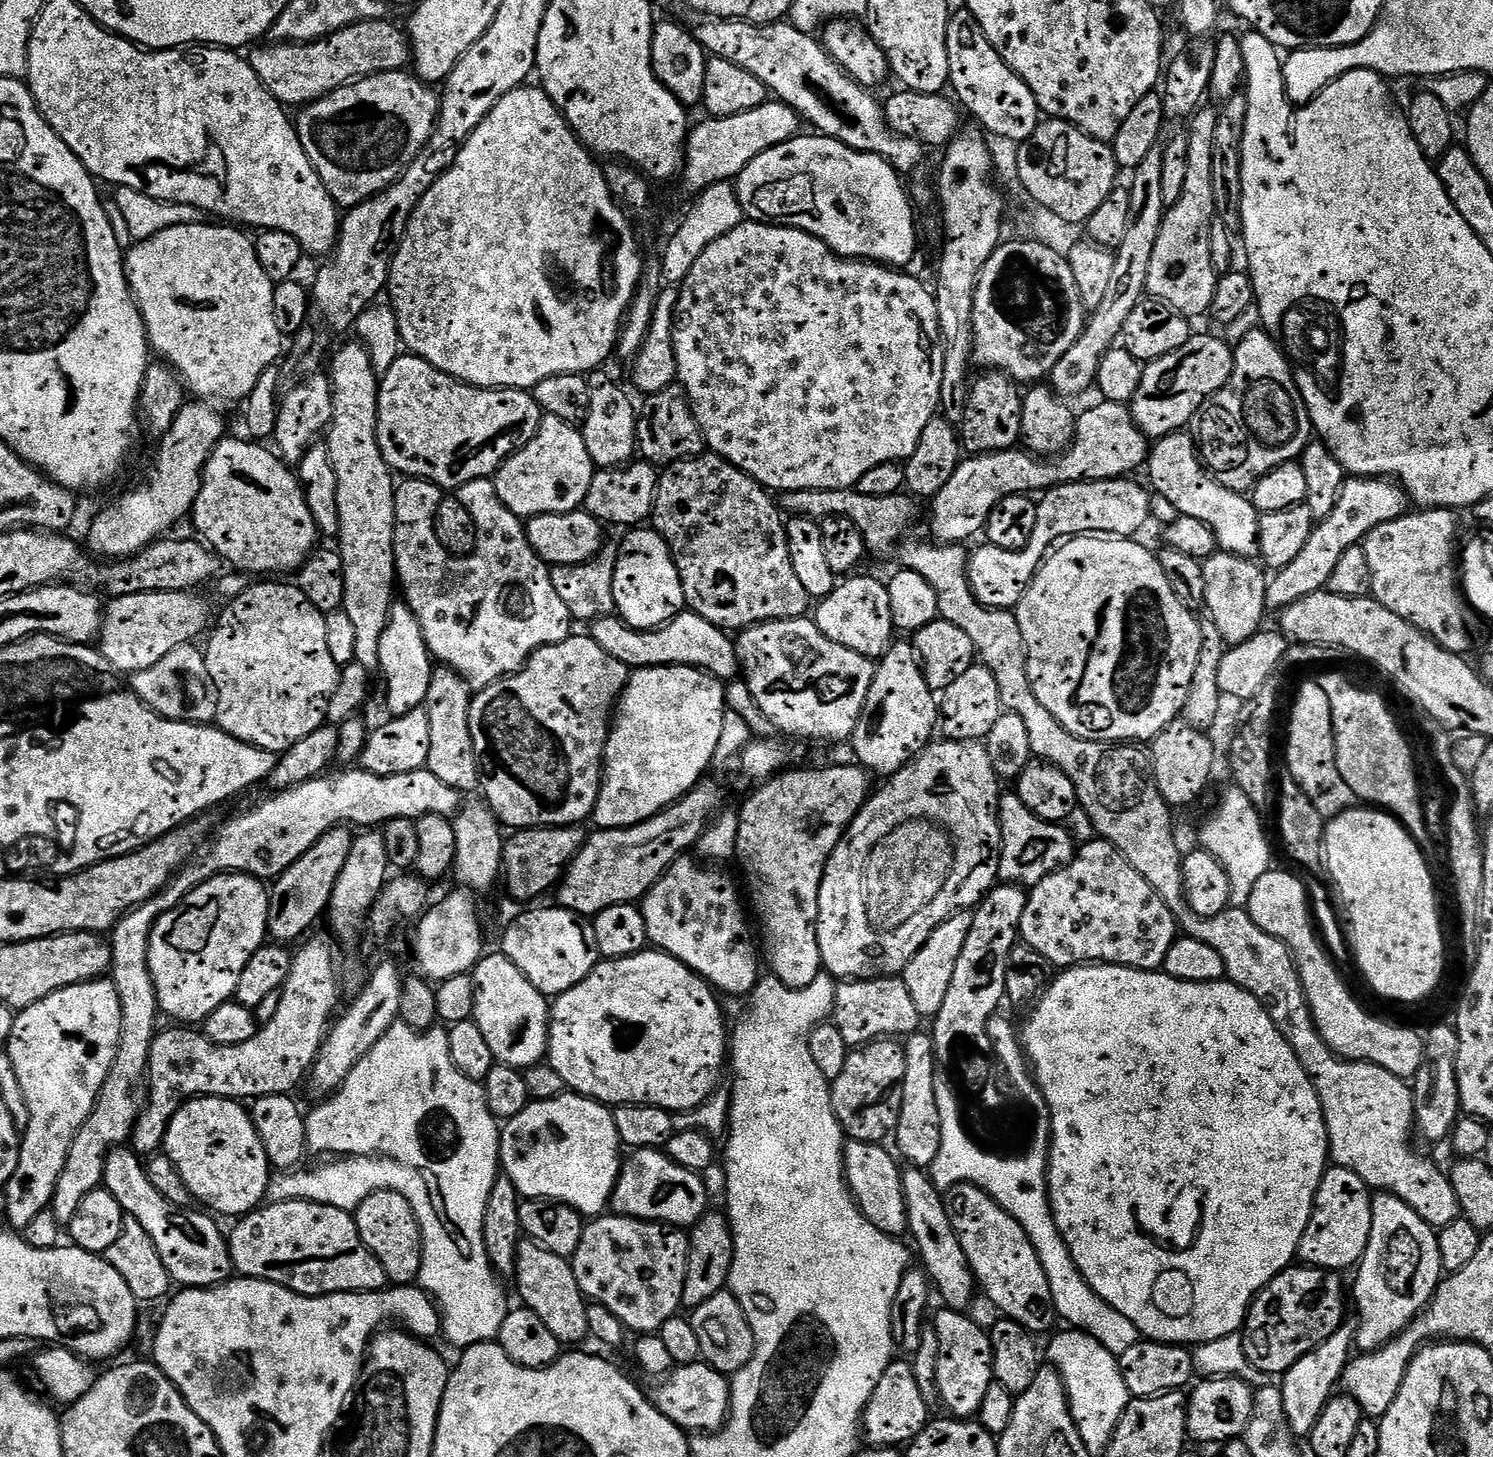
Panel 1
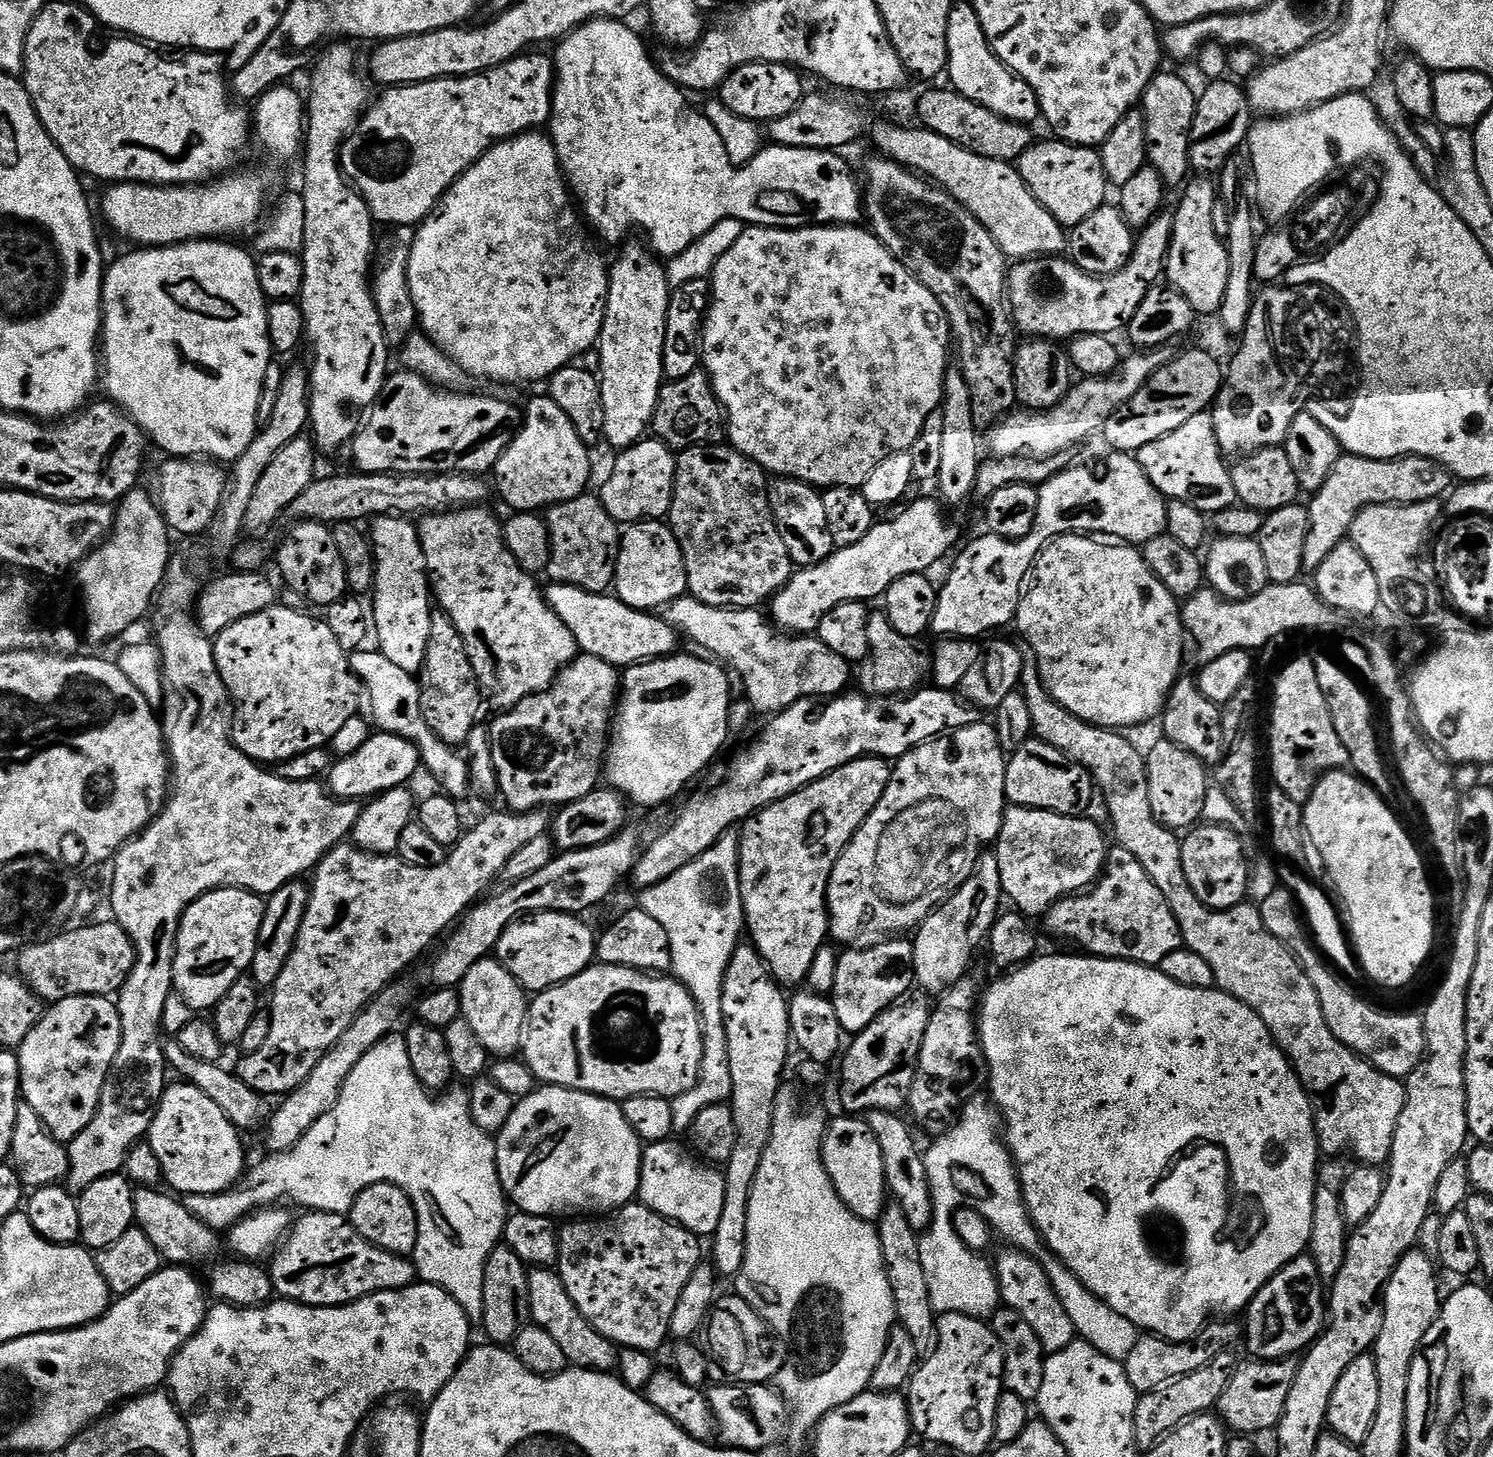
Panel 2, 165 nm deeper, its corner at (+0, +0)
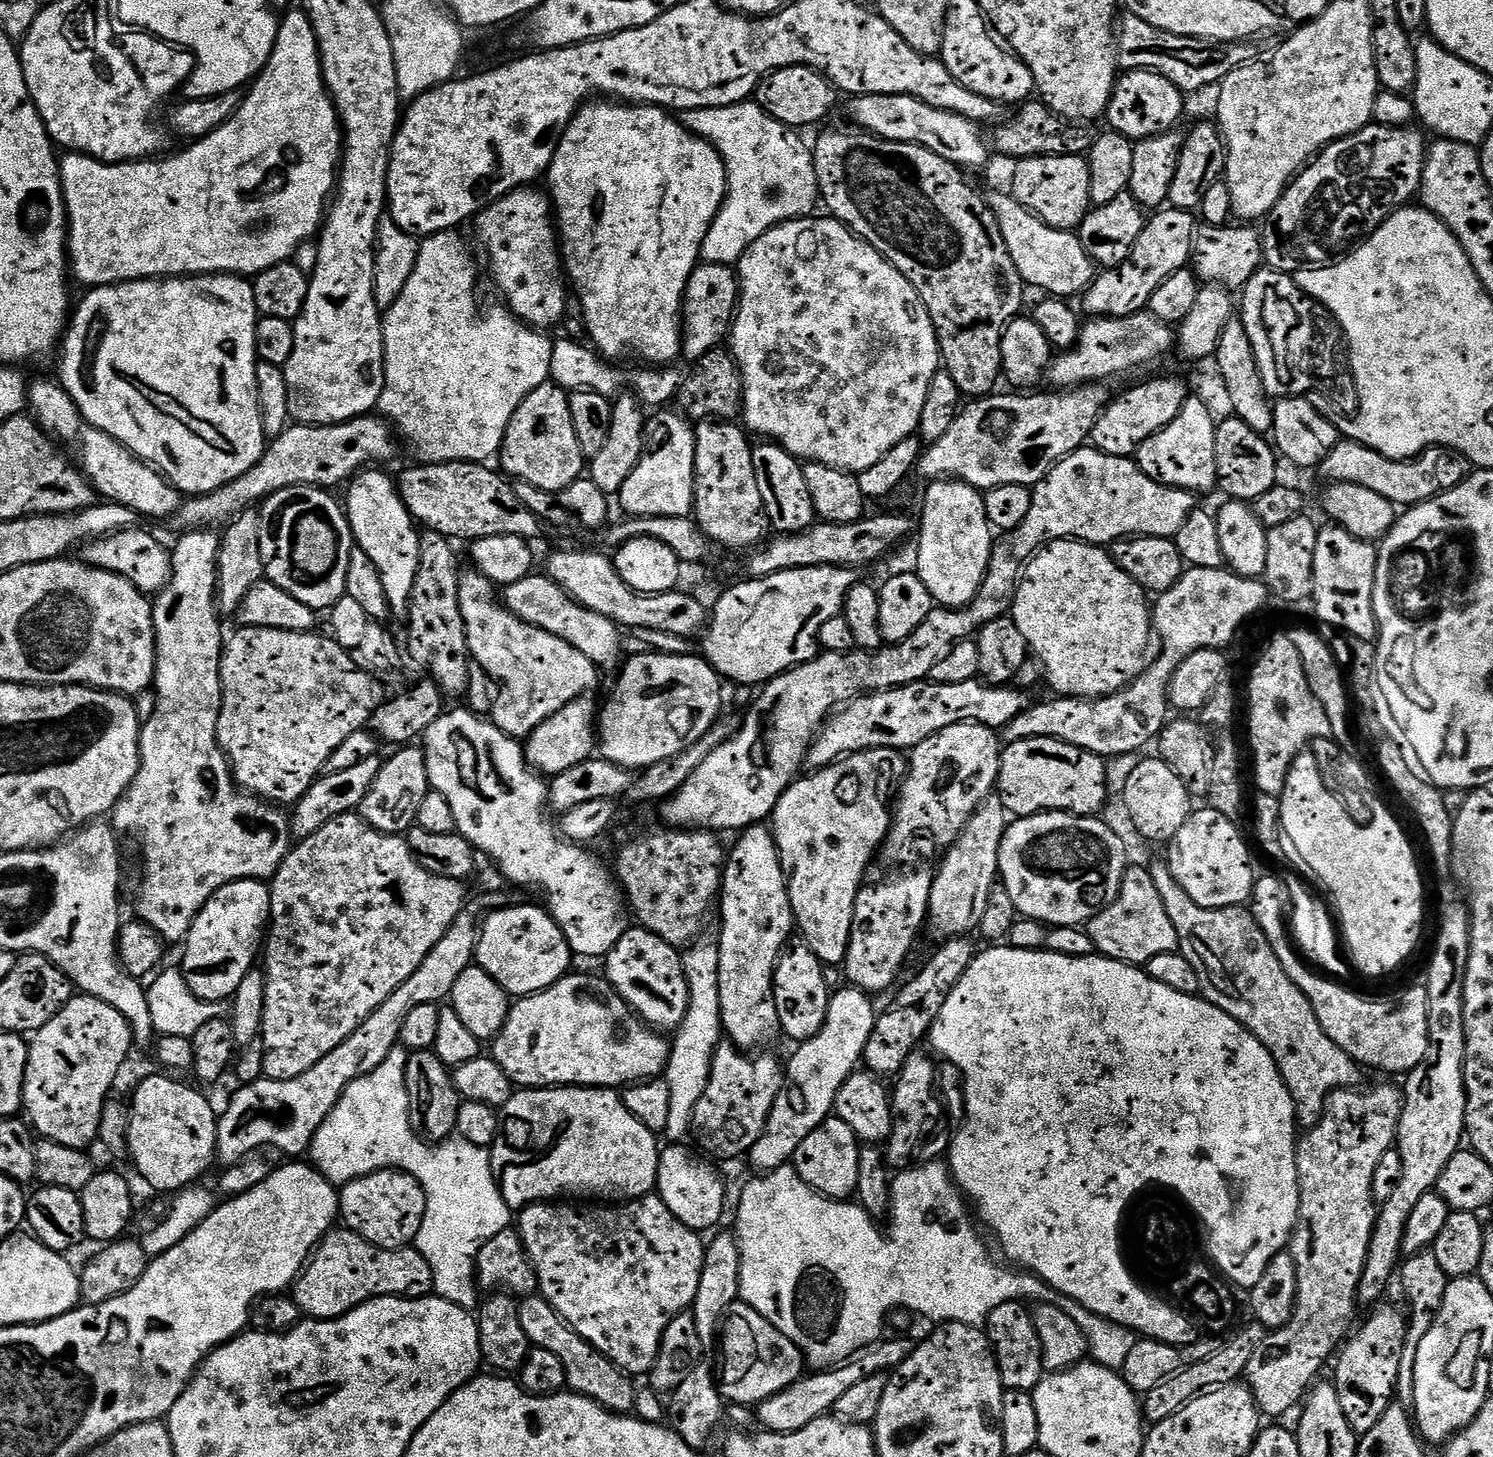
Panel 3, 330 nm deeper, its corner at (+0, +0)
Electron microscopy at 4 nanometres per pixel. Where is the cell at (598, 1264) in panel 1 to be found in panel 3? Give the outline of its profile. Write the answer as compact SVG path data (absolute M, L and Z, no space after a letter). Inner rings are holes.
M649 1194L637 1200L620 1202L615 1206L592 1206L596 1208L571 1208L570 1205L564 1203L568 1202L530 1204L526 1208L519 1209L518 1212L518 1231L528 1260L536 1271L536 1287L539 1295L543 1296L546 1302L550 1302L552 1309L559 1314L565 1324L570 1325L583 1340L593 1344L602 1355L615 1362L622 1372L628 1373L629 1377L637 1378L636 1376L642 1375L643 1372L644 1375L651 1373L654 1362L658 1358L658 1350L666 1326L670 1326L670 1322L679 1312L689 1311L698 1294L698 1282L702 1279L702 1262L706 1247L701 1233L678 1222L678 1218L674 1218L674 1214L670 1214L670 1206L666 1206L666 1202L662 1202L662 1198L658 1194Z

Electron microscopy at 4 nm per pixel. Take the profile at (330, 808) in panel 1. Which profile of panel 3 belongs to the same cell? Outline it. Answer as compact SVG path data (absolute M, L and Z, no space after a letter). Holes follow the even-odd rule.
M188 530L177 542L176 548L171 549L172 573L168 579L168 585L161 592L155 593L152 600L152 617L154 618L154 634L156 635L156 679L154 691L157 694L157 710L149 721L142 724L140 729L140 769L134 778L134 782L128 787L126 793L110 813L110 823L117 833L124 831L140 832L140 844L144 847L144 877L140 880L140 893L136 896L135 915L147 922L151 928L158 930L158 934L169 945L179 945L187 937L188 928L194 922L194 918L204 909L206 902L222 886L239 880L262 880L271 881L276 872L284 865L284 859L288 857L294 844L294 837L290 831L290 816L283 807L277 806L267 800L253 796L251 792L239 787L232 775L232 769L228 763L220 743L216 737L216 727L220 717L220 707L224 697L224 687L220 681L220 659L224 653L226 643L226 631L220 625L222 613L216 602L216 583L218 582L218 550L220 549L221 533L216 530Z

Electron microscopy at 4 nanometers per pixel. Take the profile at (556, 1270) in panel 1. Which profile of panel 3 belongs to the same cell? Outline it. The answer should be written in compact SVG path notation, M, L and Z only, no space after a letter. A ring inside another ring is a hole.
M537 1294L523 1297L519 1306L518 1319L522 1321L522 1330L526 1330L529 1345L550 1350L550 1354L558 1354L566 1370L566 1385L571 1391L590 1398L595 1404L601 1404L609 1412L628 1414L633 1411L638 1388L627 1372L622 1372L615 1362L602 1355L593 1344L583 1340L570 1325L565 1324L543 1296Z

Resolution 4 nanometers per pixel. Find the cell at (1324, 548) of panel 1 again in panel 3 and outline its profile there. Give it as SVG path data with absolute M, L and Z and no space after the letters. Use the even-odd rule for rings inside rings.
M1347 438L1341 439L1334 450L1326 454L1318 469L1319 475L1325 476L1325 481L1354 482L1354 486L1366 486L1366 490L1382 494L1382 498L1397 506L1421 504L1424 500L1434 498L1439 492L1450 490L1464 477L1472 475L1473 471L1474 465L1450 448L1427 448L1410 460L1391 460L1365 444Z

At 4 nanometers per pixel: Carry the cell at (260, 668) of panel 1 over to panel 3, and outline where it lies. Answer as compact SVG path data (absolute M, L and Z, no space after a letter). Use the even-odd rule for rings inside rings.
M247 626L239 630L227 637L220 659L224 697L216 737L239 787L277 806L292 806L324 772L326 758L350 734L365 731L371 725L374 710L384 704L386 688L369 672L361 670L353 653L338 646L331 635L319 636L316 630L291 632Z

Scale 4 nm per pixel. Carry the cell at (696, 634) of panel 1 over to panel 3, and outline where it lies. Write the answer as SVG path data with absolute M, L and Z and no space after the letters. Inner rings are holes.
M533 574L522 578L522 582L507 585L502 592L502 603L505 608L511 608L516 615L522 617L530 626L538 626L558 638L562 642L570 642L574 650L586 654L597 669L615 669L620 660L621 629L611 620L586 606L582 606L562 586L558 586L547 574Z

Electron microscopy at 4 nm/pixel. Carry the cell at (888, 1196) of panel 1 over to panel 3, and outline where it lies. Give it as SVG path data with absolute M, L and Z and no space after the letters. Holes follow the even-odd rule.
M829 1118L822 1122L805 1140L790 1161L791 1167L815 1192L830 1200L847 1201L855 1197L858 1186L858 1154L862 1141L846 1126L846 1122Z

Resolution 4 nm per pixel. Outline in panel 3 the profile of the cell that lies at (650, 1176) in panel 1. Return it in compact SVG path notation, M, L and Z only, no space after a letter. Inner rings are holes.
M684 1144L665 1147L658 1162L655 1191L662 1202L670 1206L670 1214L674 1214L678 1222L701 1234L707 1233L707 1228L715 1229L715 1224L724 1216L724 1180L715 1166L711 1159L705 1158L699 1151L691 1152Z

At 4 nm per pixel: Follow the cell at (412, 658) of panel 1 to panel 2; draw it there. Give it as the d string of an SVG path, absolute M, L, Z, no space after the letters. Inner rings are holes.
M395 514L377 516L371 521L376 582L370 593L370 620L378 634L378 651L390 658L398 670L416 674L426 658L426 642L430 642L434 597L430 591L428 567L422 554L418 528L412 523L411 519Z

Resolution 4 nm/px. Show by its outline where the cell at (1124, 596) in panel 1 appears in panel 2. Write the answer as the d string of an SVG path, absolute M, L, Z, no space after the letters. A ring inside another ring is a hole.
M1069 534L1049 540L1037 554L1036 562L1032 565L1030 579L1020 598L1014 628L1024 635L1025 642L1032 647L1032 652L1036 655L1035 667L1039 671L1040 679L1044 681L1044 687L1054 700L1066 710L1070 710L1070 714L1082 718L1088 724L1097 724L1100 728L1109 730L1128 730L1124 728L1144 724L1147 720L1155 721L1169 703L1168 695L1174 692L1181 679L1179 678L1180 663L1184 660L1184 648L1186 652L1186 637L1184 624L1180 621L1180 609L1181 605L1177 598L1148 568L1147 562L1144 561L1143 551L1139 547L1129 546L1123 542L1101 542L1088 534Z

